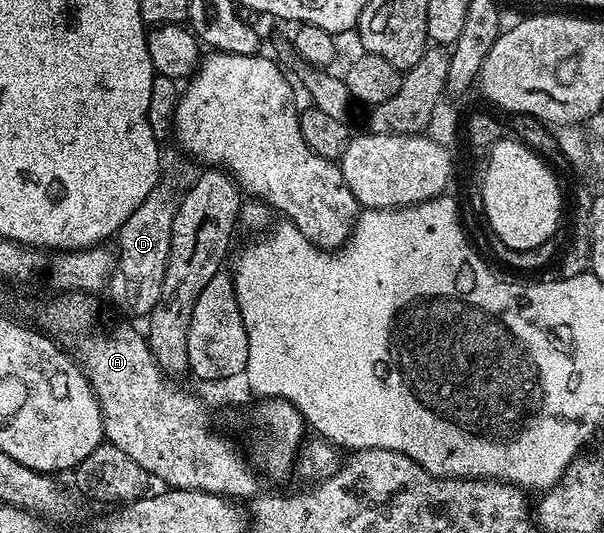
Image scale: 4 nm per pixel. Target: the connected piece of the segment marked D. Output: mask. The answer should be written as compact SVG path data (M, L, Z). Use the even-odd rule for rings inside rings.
M177 155L161 165L156 186L116 233L118 248L108 293L124 311L135 312L142 318L149 317L156 302L160 302L160 290L164 290L164 270L168 266L168 250L172 242L172 218L176 218L180 202L188 190L192 190L200 175L199 165L193 159Z

